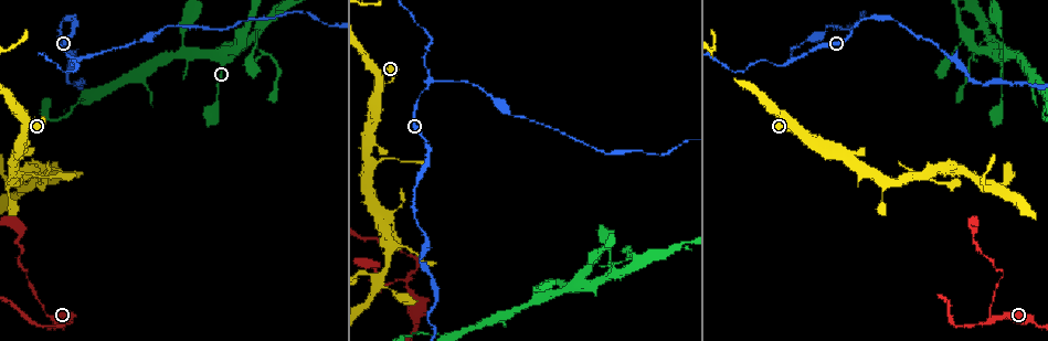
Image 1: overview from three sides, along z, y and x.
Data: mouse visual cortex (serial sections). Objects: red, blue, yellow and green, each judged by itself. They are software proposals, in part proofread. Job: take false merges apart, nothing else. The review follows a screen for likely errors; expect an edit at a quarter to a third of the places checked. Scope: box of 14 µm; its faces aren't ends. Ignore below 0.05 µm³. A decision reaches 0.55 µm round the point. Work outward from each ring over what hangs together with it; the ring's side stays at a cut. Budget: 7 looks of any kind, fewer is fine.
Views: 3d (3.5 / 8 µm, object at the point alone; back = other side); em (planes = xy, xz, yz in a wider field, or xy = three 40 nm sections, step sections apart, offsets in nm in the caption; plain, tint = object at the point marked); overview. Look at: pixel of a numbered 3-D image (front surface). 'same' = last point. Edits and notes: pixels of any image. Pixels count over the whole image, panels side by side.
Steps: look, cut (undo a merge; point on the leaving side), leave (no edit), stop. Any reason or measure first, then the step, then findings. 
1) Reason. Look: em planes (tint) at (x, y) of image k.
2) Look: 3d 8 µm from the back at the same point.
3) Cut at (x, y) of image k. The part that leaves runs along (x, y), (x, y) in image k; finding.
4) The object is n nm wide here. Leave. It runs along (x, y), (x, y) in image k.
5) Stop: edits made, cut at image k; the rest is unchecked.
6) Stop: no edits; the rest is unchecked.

Thick turns thin. Look: em xy step 2 (tint) at (216, 100) of image 1.

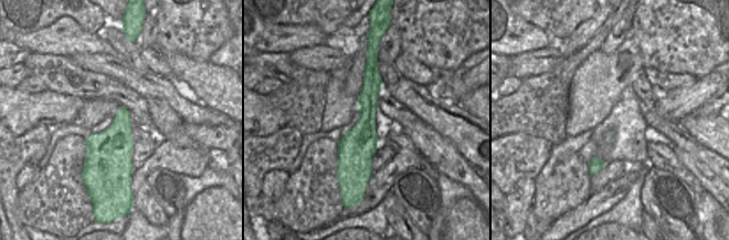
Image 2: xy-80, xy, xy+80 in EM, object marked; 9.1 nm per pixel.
Look: 3d 3.5 µm from the back at the same point.

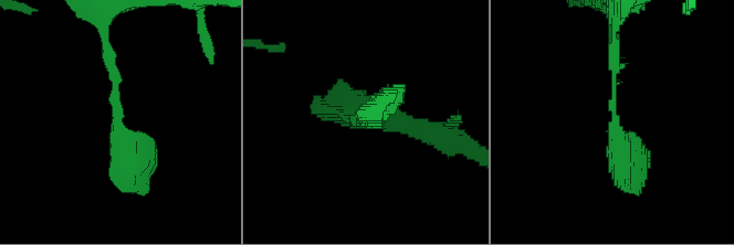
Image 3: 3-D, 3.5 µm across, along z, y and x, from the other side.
The object is 320 nm wide here. Leave. It runs along (374, 60), (358, 175) in image 2; all the same cell.

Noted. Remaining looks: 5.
Sudden change in width. Look: 3d 3.5 µm at (608, 269) of image 1.

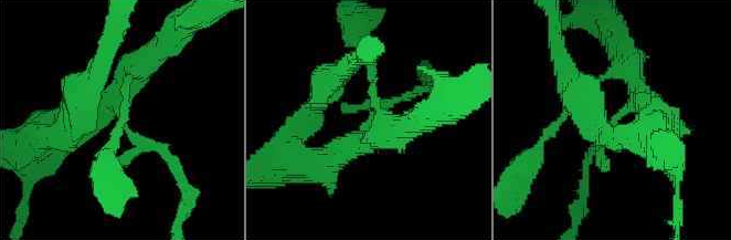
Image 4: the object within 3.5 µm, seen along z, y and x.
Shape alone is not enough. Look: em xy step 1 (plain) at (613, 123) of image 4.

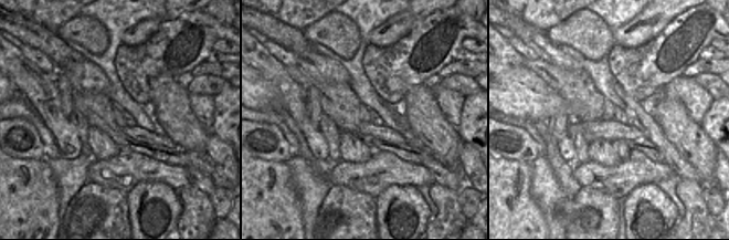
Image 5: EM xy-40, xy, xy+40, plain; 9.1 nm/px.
With the object marked. Look: em xy step 1 (tint) at the same point.

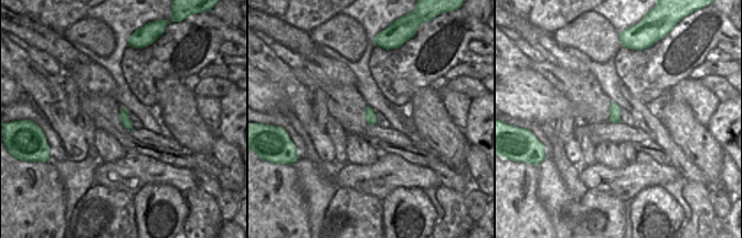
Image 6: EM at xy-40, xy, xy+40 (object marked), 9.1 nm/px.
Leave. It runs along (330, 159), (364, 137), (378, 108), (422, 89) in image 4; one cell here.

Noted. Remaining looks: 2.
Sharp bend. Look: 3d 8 µm at (992, 316) of image 1.

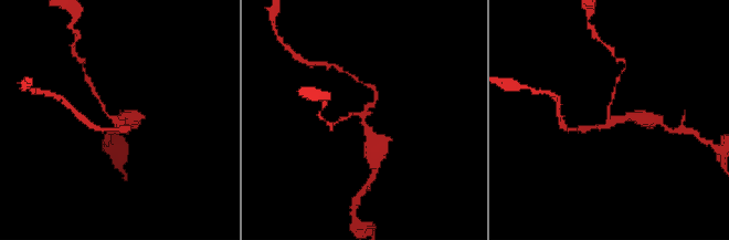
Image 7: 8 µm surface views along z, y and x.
Look: em xy step 1 (tint) at (117, 119) of image 7.

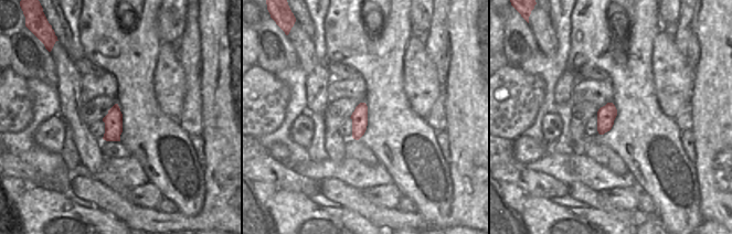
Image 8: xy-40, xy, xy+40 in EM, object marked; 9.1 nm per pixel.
The arms are 150, 200, 300 nm wide. Leave. It runs along (127, 116), (109, 118), (96, 96) in image 7; continuous, no second cell.

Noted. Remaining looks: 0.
Stop: no edits; the rest is unchecked.

